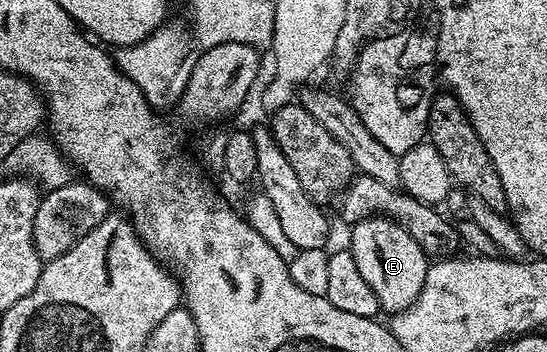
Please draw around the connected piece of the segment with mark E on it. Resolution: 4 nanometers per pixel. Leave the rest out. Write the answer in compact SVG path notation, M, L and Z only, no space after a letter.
M367 217L350 226L349 232L349 248L357 263L357 271L361 271L365 283L369 283L369 287L373 289L373 295L377 295L380 310L384 314L394 315L408 309L417 299L417 295L421 295L421 287L425 287L429 258L423 248L413 239L413 235L409 235L409 231L402 229L398 221L389 217Z

